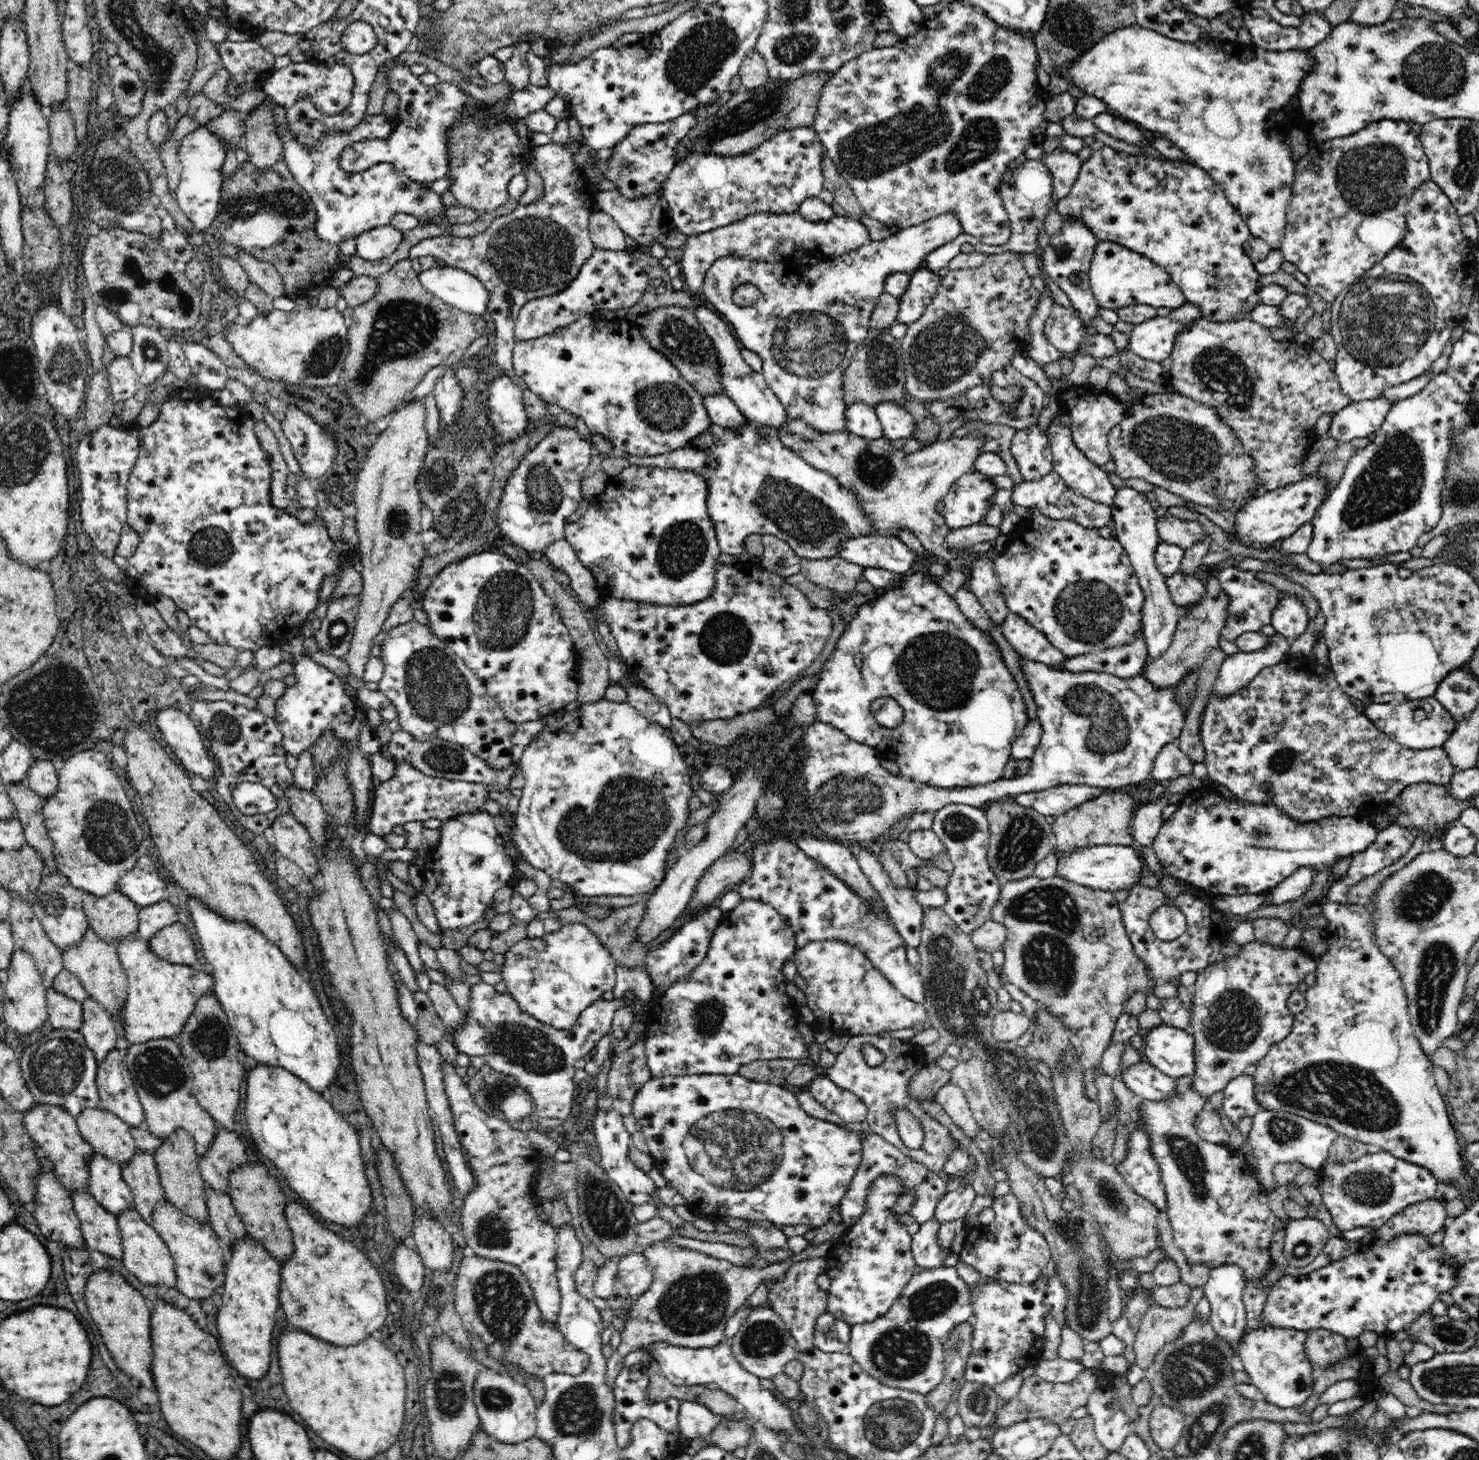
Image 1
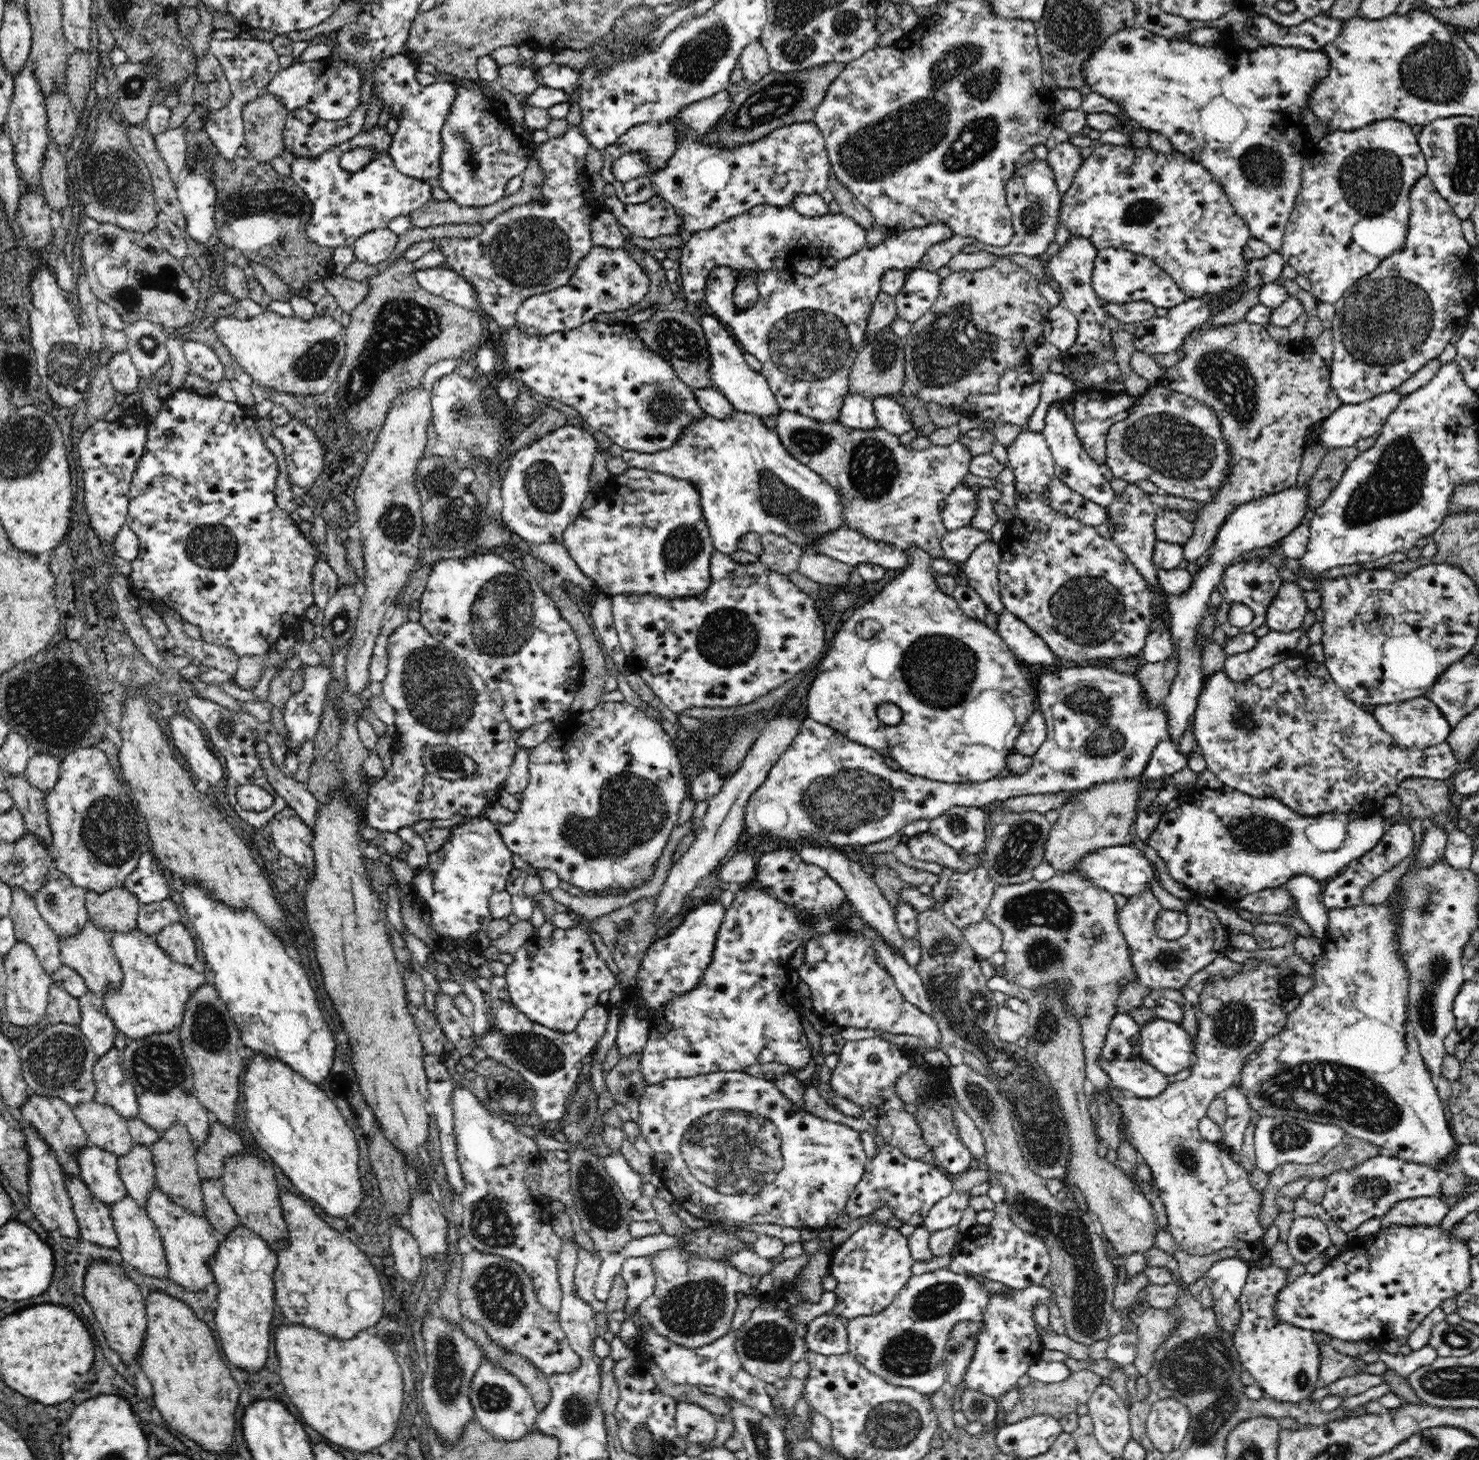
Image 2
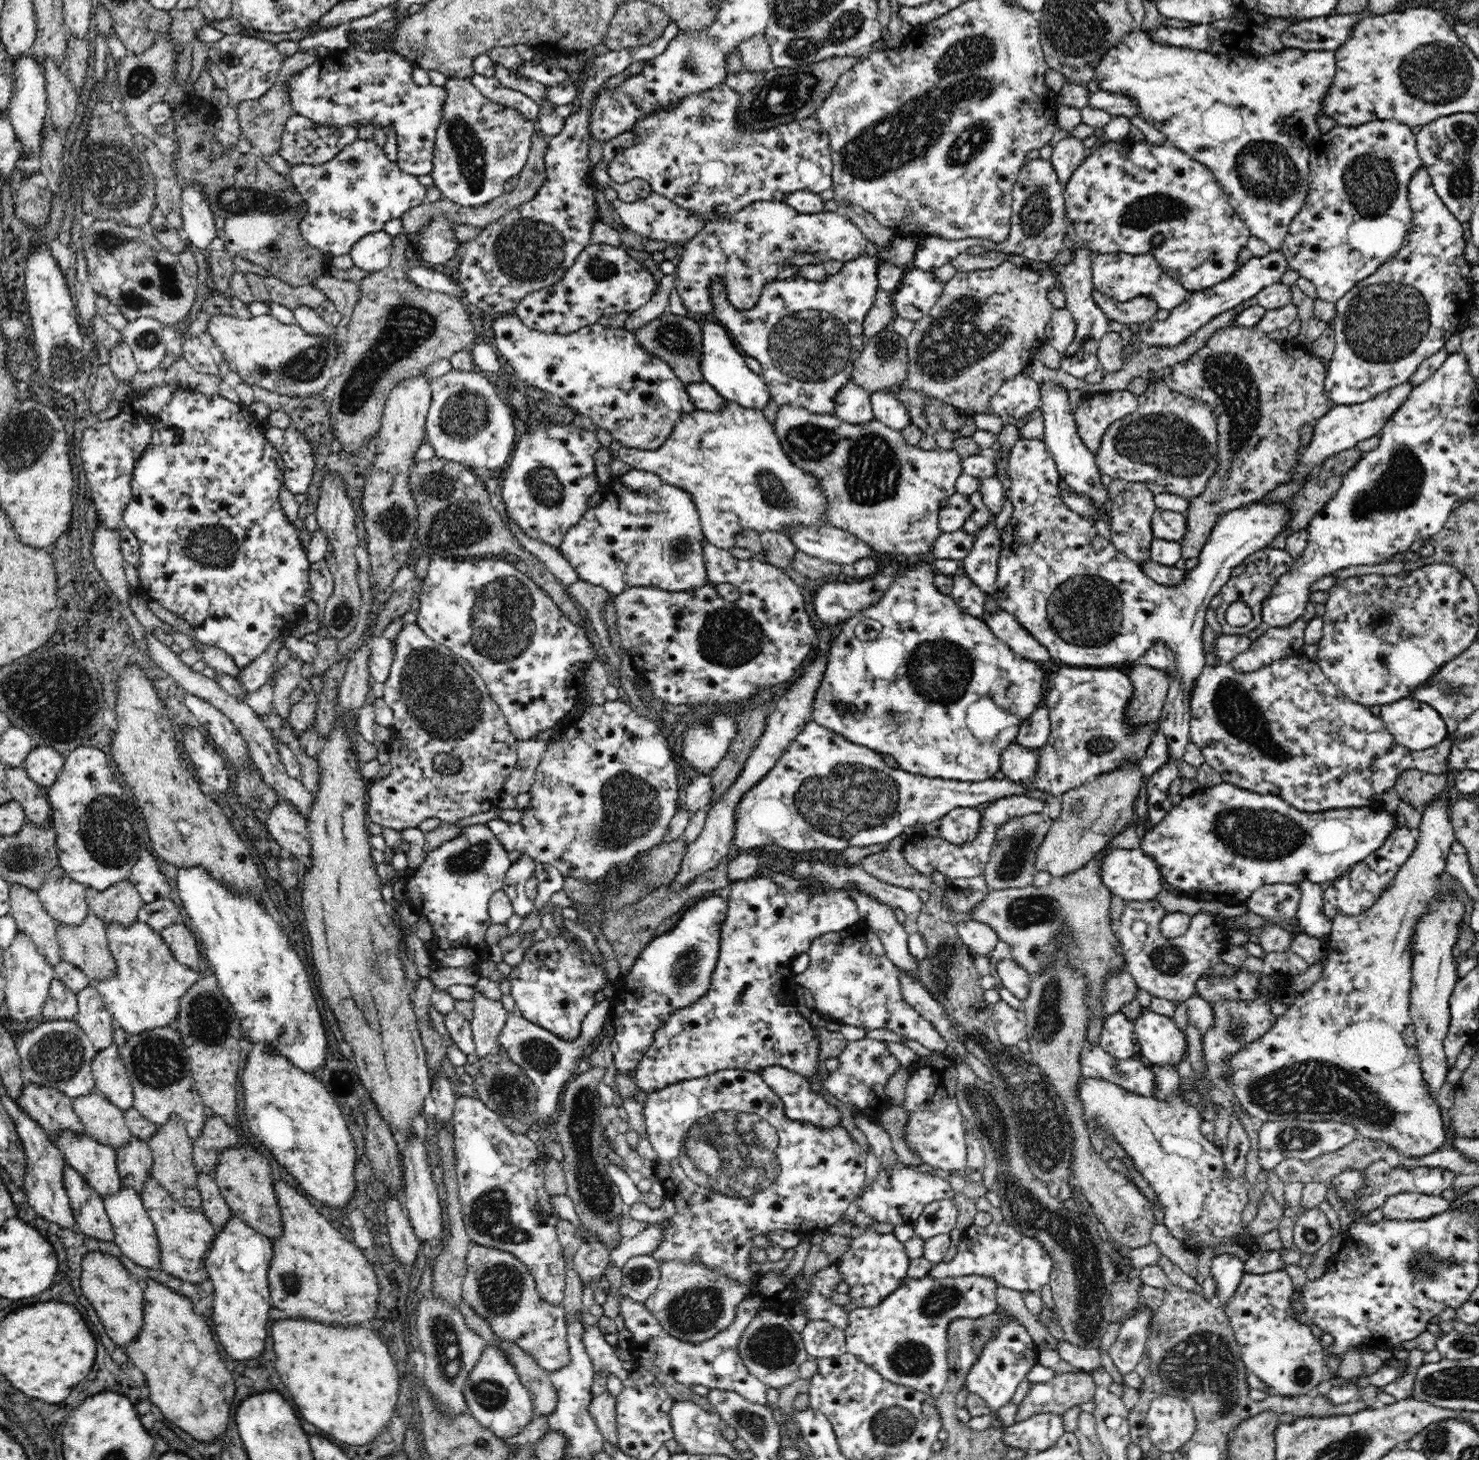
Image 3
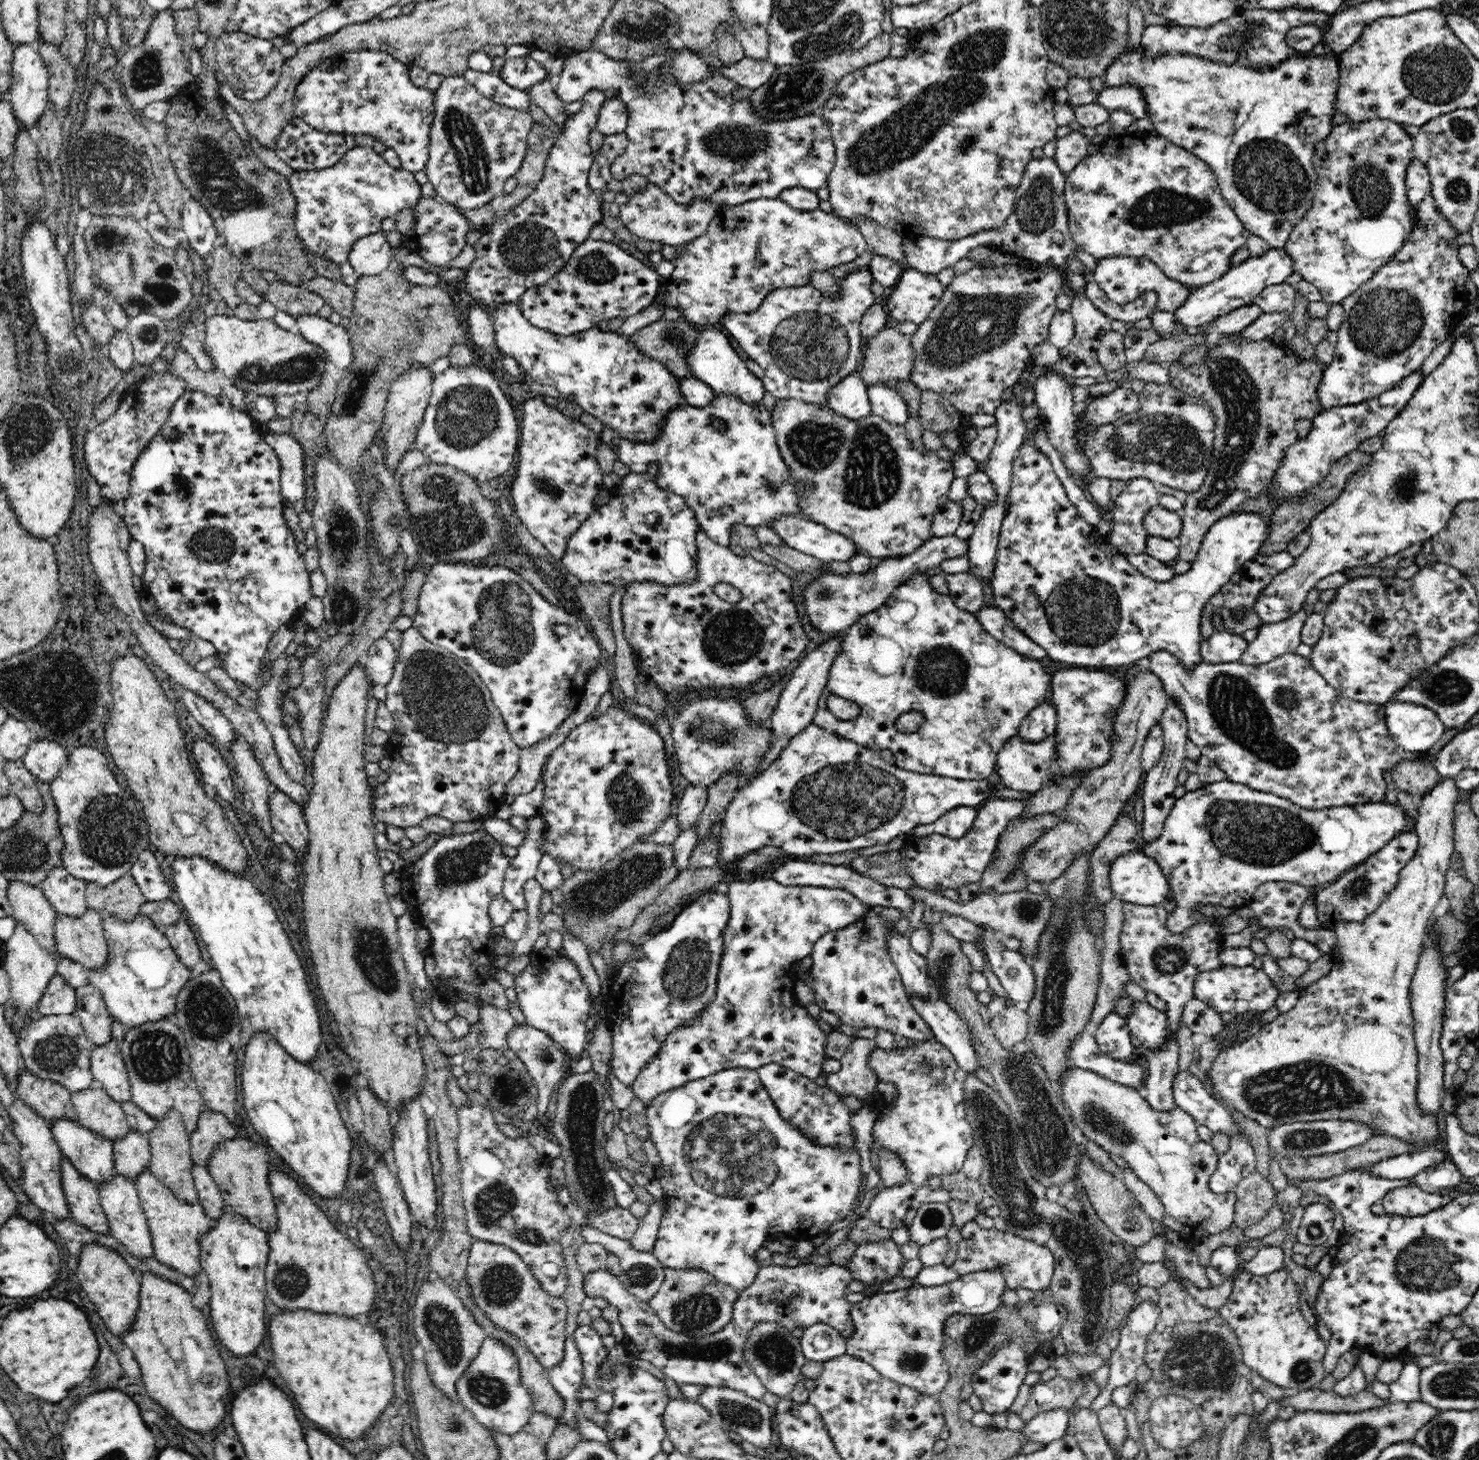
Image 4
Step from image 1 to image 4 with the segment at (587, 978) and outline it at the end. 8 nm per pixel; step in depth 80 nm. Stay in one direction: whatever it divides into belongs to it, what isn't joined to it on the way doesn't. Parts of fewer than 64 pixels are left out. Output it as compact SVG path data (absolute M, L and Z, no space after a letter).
M546 947L538 952L532 951L528 966L515 975L514 989L527 1024L550 1036L575 1064L588 1043L590 1032L586 1020L591 1008L590 992L575 962L563 948L552 950Z

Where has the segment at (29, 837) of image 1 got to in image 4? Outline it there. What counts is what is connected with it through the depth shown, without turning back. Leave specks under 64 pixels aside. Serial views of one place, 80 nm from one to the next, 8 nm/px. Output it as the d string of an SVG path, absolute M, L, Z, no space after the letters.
M23 759L5 761L5 773L10 781L10 792L22 801L24 810L42 812L45 804L36 784L37 778L25 767Z

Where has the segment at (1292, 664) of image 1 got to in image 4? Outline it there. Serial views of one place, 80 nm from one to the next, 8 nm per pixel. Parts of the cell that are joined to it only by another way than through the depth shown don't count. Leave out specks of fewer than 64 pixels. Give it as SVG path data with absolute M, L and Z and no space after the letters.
M1157 651L1148 657L1152 671L1161 681L1167 694L1167 698L1180 704L1180 709L1186 717L1188 723L1189 741L1200 747L1201 754L1210 759L1218 768L1226 773L1229 781L1242 783L1249 786L1252 790L1266 791L1278 795L1280 798L1286 798L1295 805L1308 810L1318 810L1331 806L1354 806L1358 803L1380 802L1385 798L1386 783L1382 774L1384 771L1389 773L1393 766L1404 759L1422 758L1428 761L1435 761L1435 754L1407 752L1398 743L1389 736L1389 730L1385 720L1378 716L1378 708L1382 710L1382 705L1378 703L1366 703L1352 700L1339 690L1332 688L1325 680L1314 670L1309 658L1302 658L1296 654L1284 654L1256 666L1242 663L1242 661L1232 661L1227 663L1206 663L1202 666L1196 666L1193 669L1182 665L1179 659L1170 652Z

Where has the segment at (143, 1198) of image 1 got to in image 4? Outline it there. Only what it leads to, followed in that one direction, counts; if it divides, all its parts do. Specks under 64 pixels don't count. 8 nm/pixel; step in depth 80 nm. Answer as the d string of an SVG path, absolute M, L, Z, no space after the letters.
M129 1130L128 1134L122 1139L116 1139L113 1141L113 1151L115 1158L115 1170L117 1173L124 1175L124 1177L135 1182L137 1176L143 1171L149 1168L151 1159L151 1148L147 1134L137 1132L136 1130Z

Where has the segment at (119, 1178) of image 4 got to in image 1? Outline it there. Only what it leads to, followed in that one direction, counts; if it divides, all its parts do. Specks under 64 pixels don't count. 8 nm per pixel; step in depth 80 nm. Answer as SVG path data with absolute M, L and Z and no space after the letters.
M126 1211L117 1218L123 1246L122 1262L130 1273L146 1285L177 1286L175 1260L169 1248L154 1228L147 1223L138 1211Z

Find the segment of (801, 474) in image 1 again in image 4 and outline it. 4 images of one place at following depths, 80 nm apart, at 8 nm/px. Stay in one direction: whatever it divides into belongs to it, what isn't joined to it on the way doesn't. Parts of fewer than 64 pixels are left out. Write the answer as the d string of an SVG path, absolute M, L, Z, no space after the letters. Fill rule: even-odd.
M715 393L714 398L708 406L700 408L697 406L684 405L681 406L681 408L672 410L669 415L665 416L665 419L659 428L659 435L657 436L657 439L654 439L651 443L638 443L636 441L630 441L630 439L622 439L622 442L616 447L617 456L620 461L630 468L631 472L635 472L636 474L644 474L644 472L648 470L648 466L650 466L651 462L658 463L659 471L655 476L656 484L661 486L664 490L669 490L674 494L679 494L686 501L686 504L695 512L698 524L700 528L704 529L706 535L714 539L714 542L728 547L731 544L729 528L735 524L744 524L754 528L757 526L769 527L775 518L778 518L783 514L802 515L802 517L807 518L807 516L803 516L803 512L801 512L800 508L803 484L793 482L793 478L789 475L788 467L786 466L777 445L777 436L775 435L775 430L770 416L771 414L768 413L768 410L764 407L762 402L753 402L748 404L740 401L738 397L732 394ZM712 417L714 417L714 419L722 419L722 421L726 423L726 426L724 426L722 430L717 430L717 428L714 428L711 425Z

